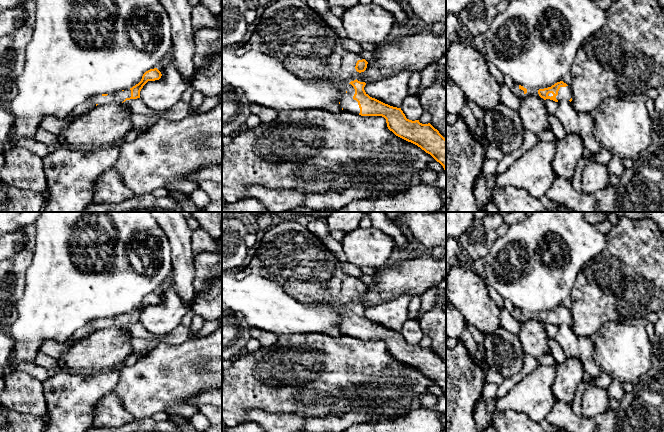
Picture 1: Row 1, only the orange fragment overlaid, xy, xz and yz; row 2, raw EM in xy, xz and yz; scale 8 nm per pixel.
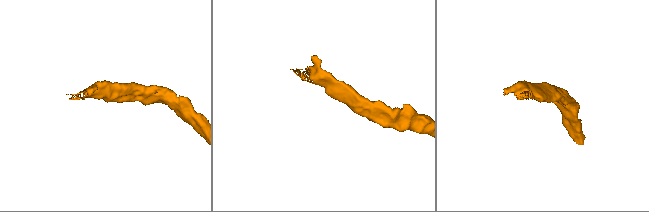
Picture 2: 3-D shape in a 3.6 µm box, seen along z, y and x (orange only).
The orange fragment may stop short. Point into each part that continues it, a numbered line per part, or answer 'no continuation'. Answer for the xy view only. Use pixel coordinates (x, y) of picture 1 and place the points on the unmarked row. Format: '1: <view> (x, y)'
1: xy (120, 320)

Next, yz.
1: yz (564, 317)

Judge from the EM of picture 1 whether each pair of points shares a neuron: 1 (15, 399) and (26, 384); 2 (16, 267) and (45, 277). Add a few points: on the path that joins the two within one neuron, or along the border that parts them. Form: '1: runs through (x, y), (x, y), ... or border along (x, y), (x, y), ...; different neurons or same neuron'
1: runs through (19, 395), (22, 388); same neuron
2: border along (33, 251), (33, 259), (26, 272), (22, 293); different neurons

